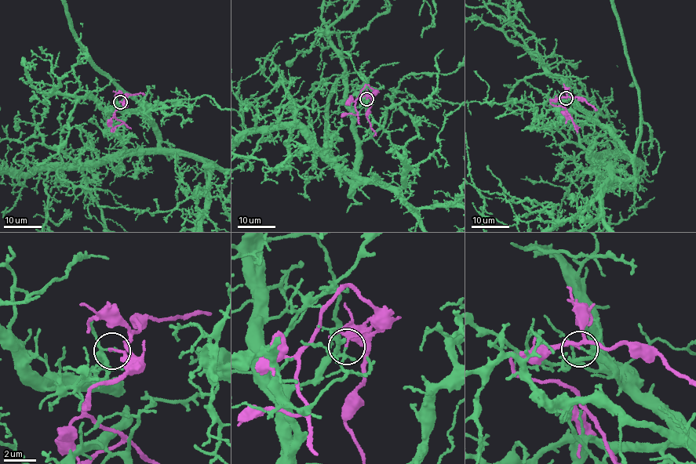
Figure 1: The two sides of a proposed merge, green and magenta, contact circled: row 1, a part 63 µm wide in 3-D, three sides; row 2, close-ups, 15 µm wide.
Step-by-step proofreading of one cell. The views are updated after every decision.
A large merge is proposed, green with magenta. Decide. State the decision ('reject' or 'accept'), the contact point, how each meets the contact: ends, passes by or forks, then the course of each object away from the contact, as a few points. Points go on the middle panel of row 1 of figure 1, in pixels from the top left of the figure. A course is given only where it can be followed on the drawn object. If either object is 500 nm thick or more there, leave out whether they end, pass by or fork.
reject | (366, 99) | green ends | magenta ends | green via (366, 99), (353, 110), (351, 185), (335, 161), (326, 118) | magenta via (366, 99), (373, 90), (365, 85), (354, 106), (357, 113), (340, 116)

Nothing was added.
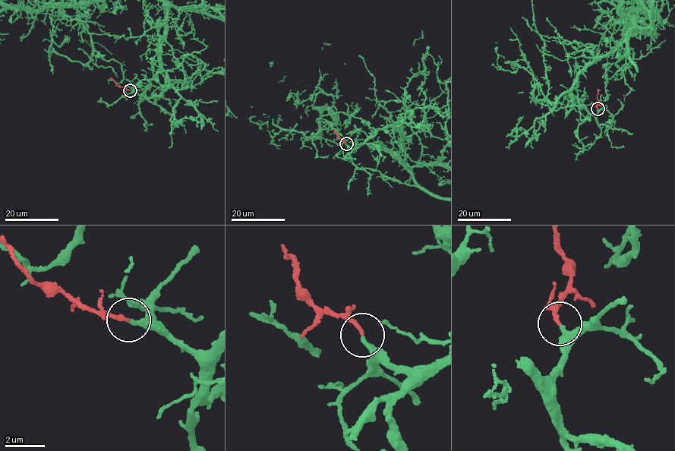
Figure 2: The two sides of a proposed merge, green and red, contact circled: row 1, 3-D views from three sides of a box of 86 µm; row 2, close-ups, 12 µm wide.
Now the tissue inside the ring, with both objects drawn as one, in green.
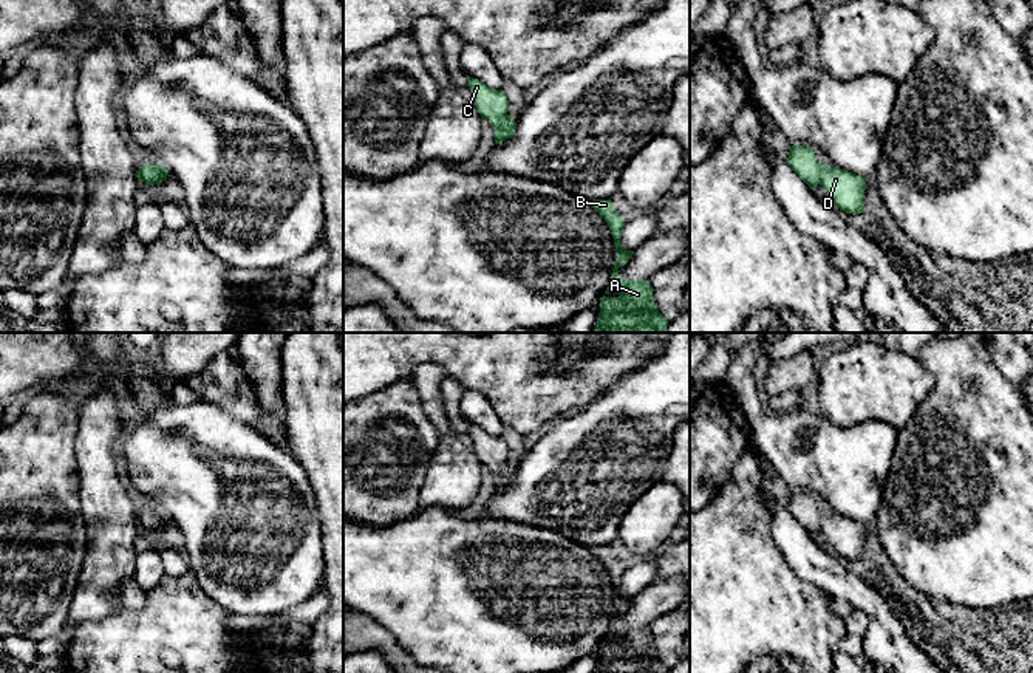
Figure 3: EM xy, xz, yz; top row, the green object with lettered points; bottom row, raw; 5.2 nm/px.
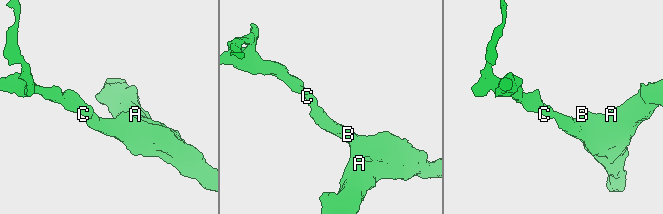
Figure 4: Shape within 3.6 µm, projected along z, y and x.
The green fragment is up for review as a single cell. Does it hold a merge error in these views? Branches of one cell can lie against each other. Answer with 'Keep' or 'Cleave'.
Keep

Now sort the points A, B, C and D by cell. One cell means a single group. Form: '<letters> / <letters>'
A B C D

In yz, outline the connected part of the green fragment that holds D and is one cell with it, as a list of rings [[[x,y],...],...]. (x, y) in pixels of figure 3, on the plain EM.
[[[804,490],[790,494],[787,509],[810,535],[821,531],[843,559],[858,562],[864,557],[866,524],[821,511]]]

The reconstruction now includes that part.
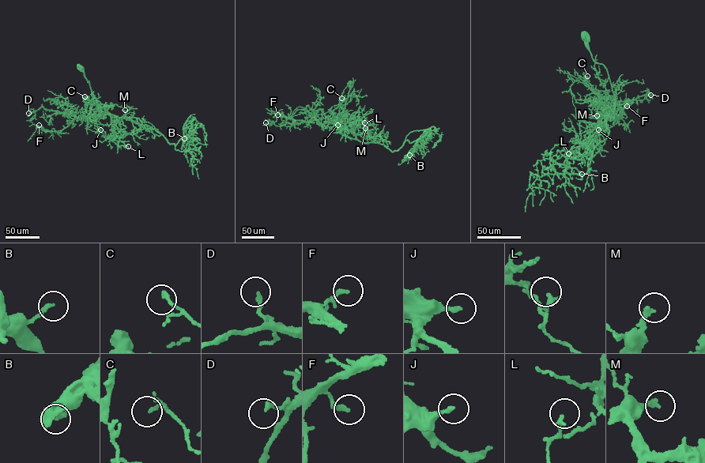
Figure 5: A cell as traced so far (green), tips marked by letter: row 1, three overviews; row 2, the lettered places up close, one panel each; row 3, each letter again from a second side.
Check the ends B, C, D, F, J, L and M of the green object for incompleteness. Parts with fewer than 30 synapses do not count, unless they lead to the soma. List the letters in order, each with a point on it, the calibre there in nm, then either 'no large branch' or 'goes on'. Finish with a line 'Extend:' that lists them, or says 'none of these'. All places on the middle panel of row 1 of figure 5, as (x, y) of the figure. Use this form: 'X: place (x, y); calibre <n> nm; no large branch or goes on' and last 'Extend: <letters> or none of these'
B: place (409, 155); calibre 190 nm; no large branch
C: place (341, 98); calibre 140 nm; no large branch
D: place (265, 122); calibre 220 nm; no large branch
F: place (277, 114); calibre 200 nm; no large branch
J: place (337, 125); calibre 200 nm; no large branch
L: place (364, 122); calibre 220 nm; no large branch
M: place (365, 128); calibre 240 nm; goes on
Extend: M

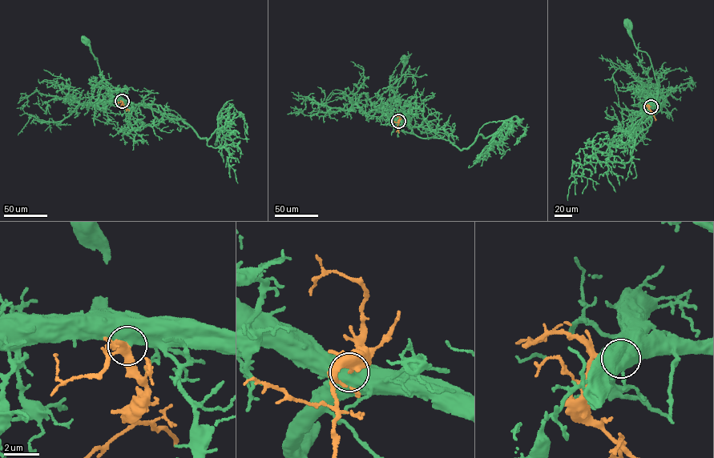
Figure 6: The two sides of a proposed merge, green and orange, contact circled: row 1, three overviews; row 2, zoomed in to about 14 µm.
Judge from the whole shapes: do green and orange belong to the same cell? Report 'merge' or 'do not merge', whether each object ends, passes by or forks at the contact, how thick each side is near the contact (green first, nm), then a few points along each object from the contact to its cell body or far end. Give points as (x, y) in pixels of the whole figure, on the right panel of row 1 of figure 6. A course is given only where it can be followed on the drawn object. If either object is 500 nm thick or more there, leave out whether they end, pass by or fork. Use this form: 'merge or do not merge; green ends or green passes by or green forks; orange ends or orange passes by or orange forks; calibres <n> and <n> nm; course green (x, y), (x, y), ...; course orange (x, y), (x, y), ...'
merge; calibres 850 and 190 nm; course green (651, 106), (657, 104), (658, 93), (654, 70), (649, 56), (635, 46), (627, 22); course orange (651, 106), (649, 109), (655, 120)

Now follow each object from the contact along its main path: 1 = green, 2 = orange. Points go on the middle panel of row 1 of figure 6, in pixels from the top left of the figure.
1: (398, 121), (396, 125), (390, 106), (405, 59)
2: (398, 121), (398, 132)

